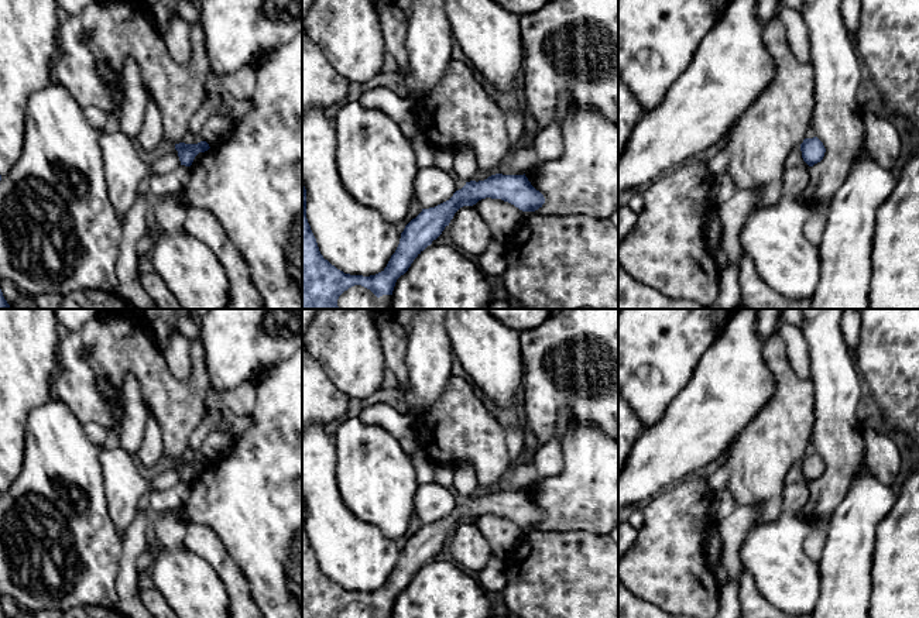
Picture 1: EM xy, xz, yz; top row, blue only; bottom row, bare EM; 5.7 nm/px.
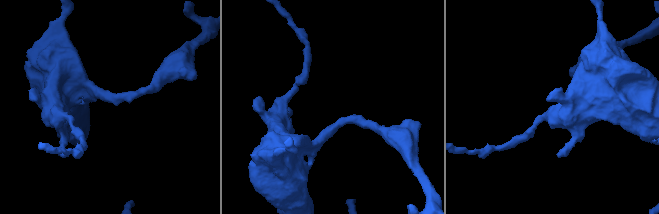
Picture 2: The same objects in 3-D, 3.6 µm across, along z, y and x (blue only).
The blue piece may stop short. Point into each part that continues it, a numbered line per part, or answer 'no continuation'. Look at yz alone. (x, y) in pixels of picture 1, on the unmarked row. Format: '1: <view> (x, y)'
no continuation

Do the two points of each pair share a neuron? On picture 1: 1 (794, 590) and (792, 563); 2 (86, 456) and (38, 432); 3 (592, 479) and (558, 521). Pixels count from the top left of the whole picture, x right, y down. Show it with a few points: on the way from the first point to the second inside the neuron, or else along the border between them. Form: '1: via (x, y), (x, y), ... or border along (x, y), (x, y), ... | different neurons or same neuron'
1: via (792, 583), (792, 570) | same neuron
2: via (75, 456), (65, 456), (50, 440) | same neuron
3: via (587, 488), (565, 511) | same neuron

